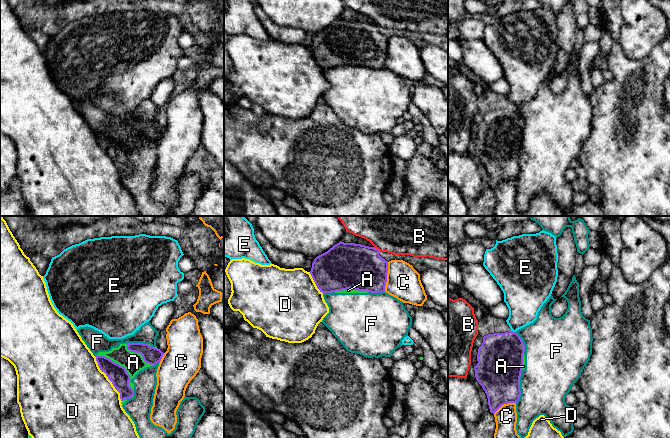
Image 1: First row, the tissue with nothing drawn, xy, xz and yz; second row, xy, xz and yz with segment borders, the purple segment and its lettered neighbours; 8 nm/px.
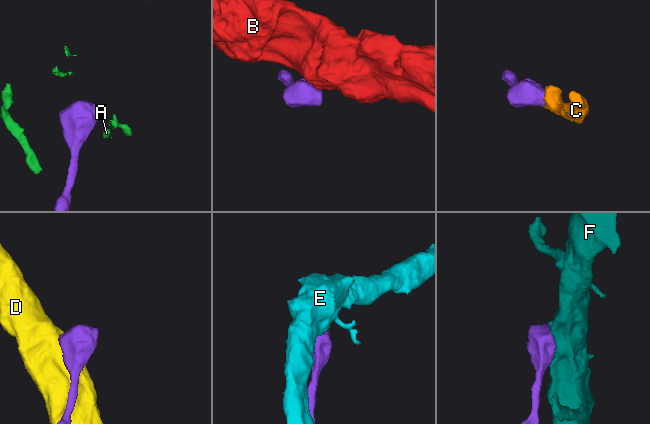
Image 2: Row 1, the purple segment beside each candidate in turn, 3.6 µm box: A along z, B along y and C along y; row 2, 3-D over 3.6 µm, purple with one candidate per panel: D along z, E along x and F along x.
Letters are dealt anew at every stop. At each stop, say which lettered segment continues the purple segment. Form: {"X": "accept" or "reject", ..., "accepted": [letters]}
{"A": "reject", "B": "reject", "C": "reject", "D": "reject", "E": "reject", "F": "reject", "accepted": []}

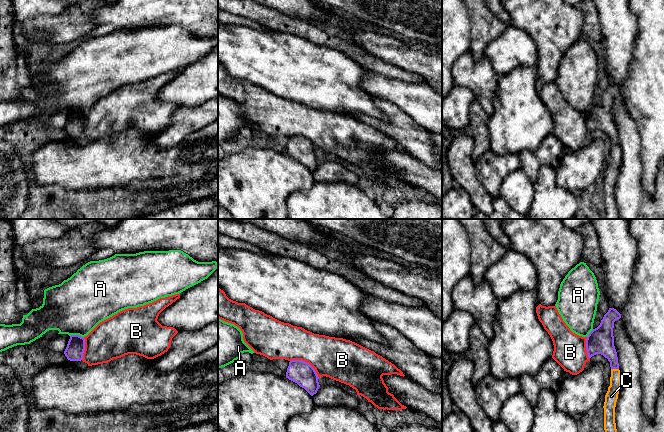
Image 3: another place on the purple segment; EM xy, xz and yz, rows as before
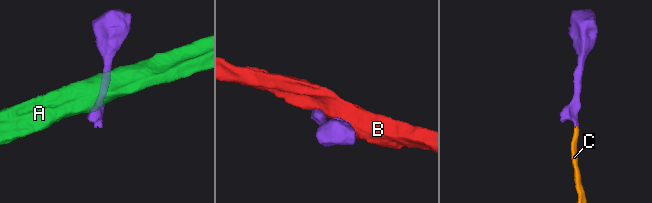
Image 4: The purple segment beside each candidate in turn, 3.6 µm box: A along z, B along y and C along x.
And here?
{"A": "reject", "B": "reject", "C": "accept", "accepted": ["C"]}

